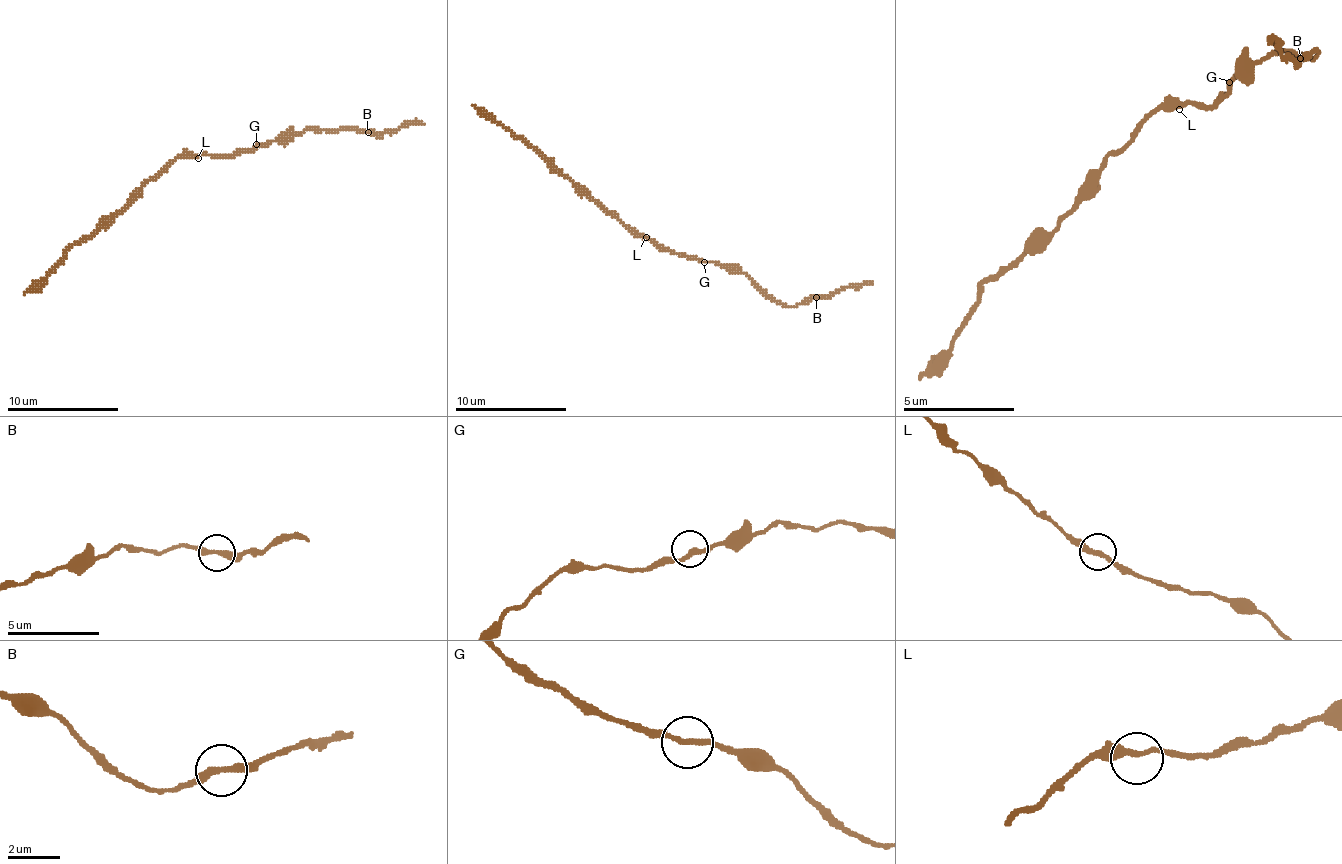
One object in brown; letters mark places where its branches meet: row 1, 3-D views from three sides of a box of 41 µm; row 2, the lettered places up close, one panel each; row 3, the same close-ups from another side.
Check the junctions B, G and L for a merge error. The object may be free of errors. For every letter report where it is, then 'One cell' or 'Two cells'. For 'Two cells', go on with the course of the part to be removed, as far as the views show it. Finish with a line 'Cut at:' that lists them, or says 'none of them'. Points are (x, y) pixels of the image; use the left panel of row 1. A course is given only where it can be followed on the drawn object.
B: Place: (368, 132). One cell
G: Place: (256, 144). One cell
L: Place: (198, 158). One cell
Cut at: none of them

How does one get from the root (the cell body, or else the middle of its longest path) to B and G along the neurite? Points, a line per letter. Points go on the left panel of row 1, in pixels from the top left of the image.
B: (198, 155), (237, 155), (256, 146), (268, 146), (273, 141), (290, 141), (307, 130), (363, 130), (368, 132)
G: (198, 155), (237, 155), (248, 152), (256, 144)

